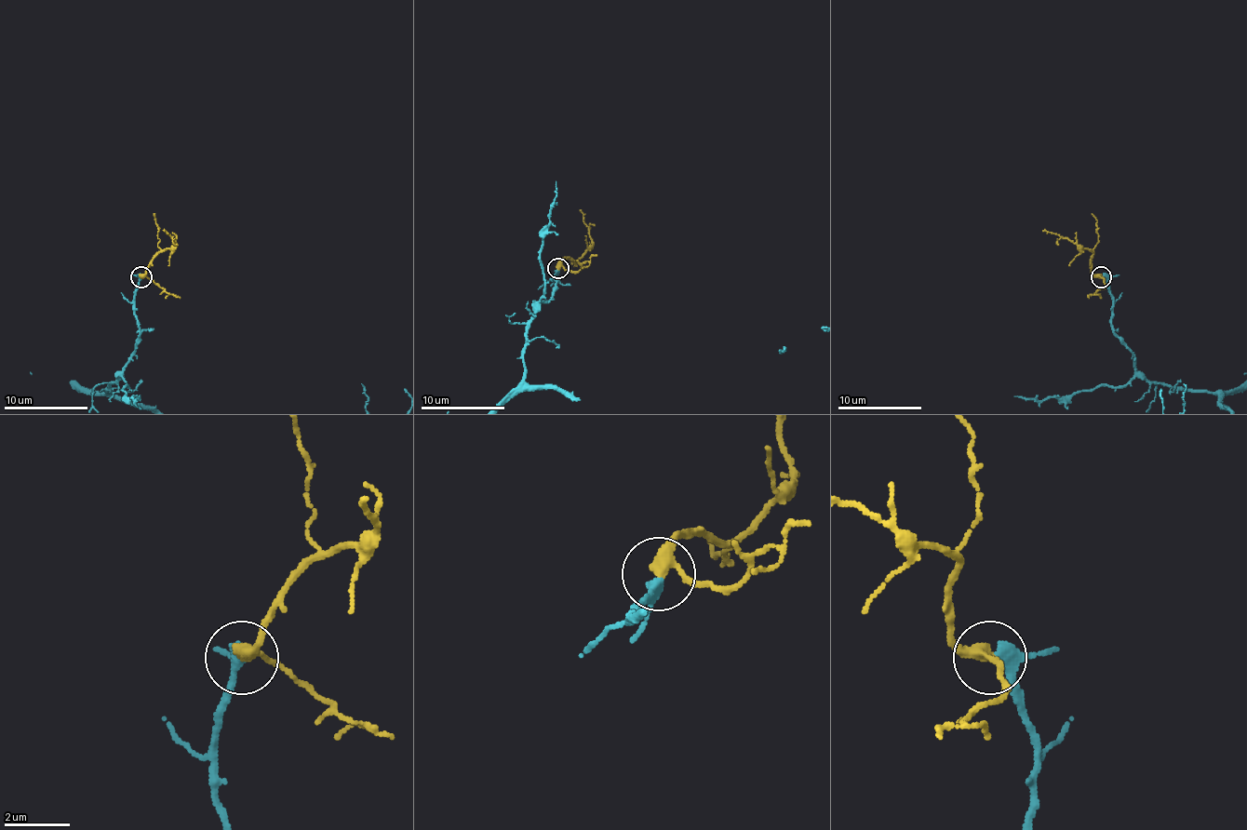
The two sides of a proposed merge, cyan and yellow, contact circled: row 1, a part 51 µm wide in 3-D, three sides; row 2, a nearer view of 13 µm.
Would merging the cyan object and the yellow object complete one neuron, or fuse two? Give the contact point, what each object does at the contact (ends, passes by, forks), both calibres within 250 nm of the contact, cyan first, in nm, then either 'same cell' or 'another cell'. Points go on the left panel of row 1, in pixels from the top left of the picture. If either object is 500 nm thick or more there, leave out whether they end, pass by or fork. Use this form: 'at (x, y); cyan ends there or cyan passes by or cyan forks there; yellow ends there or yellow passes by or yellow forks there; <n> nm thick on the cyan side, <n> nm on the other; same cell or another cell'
at (140, 277); cyan passes by; yellow passes by; 320 nm thick on the cyan side, 320 nm on the other; same cell

